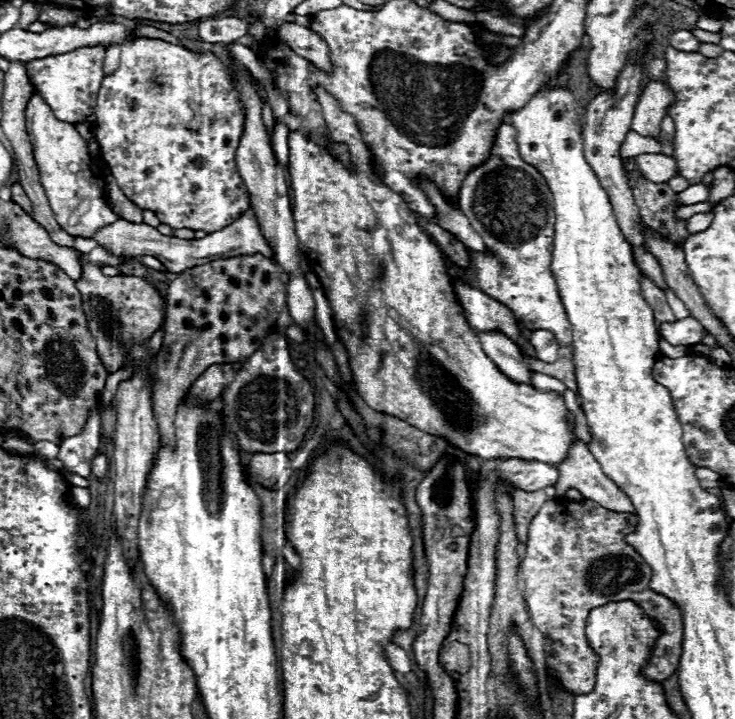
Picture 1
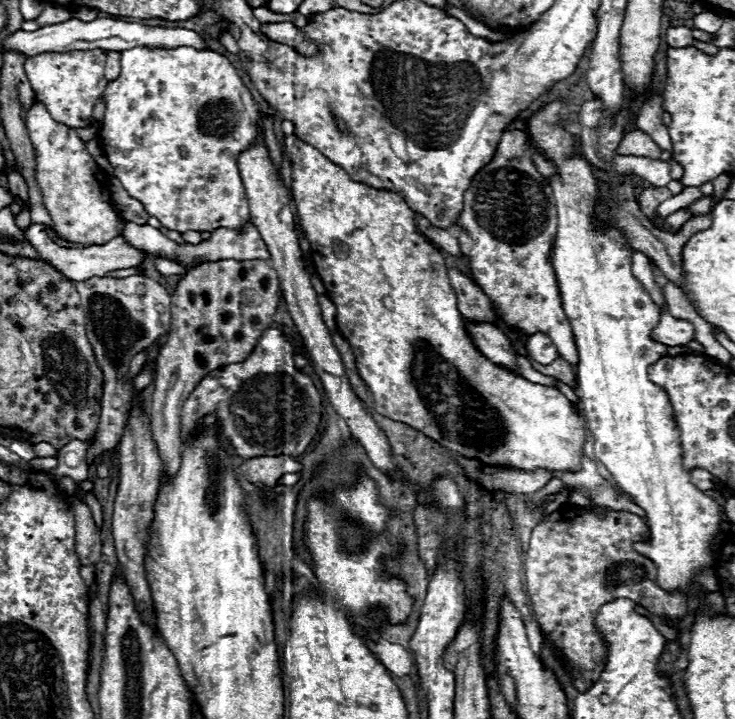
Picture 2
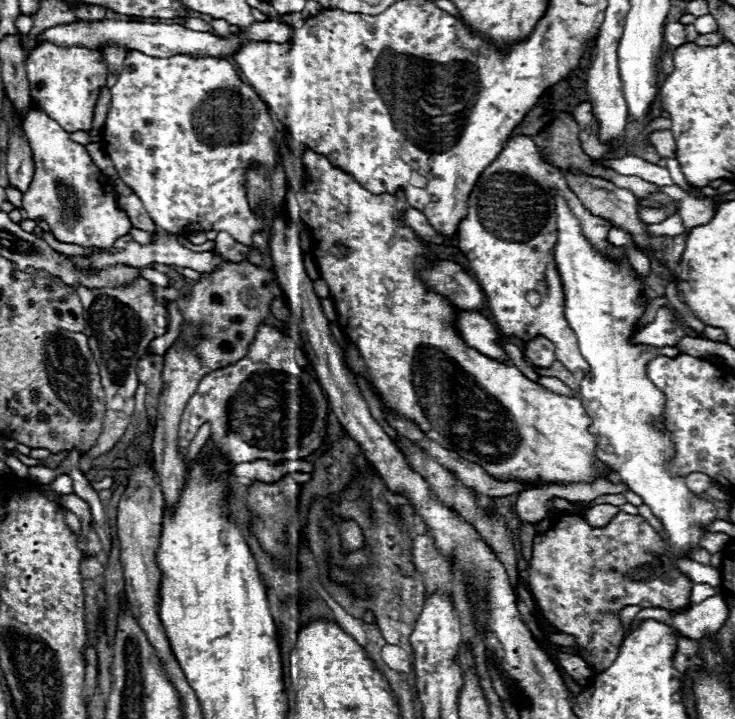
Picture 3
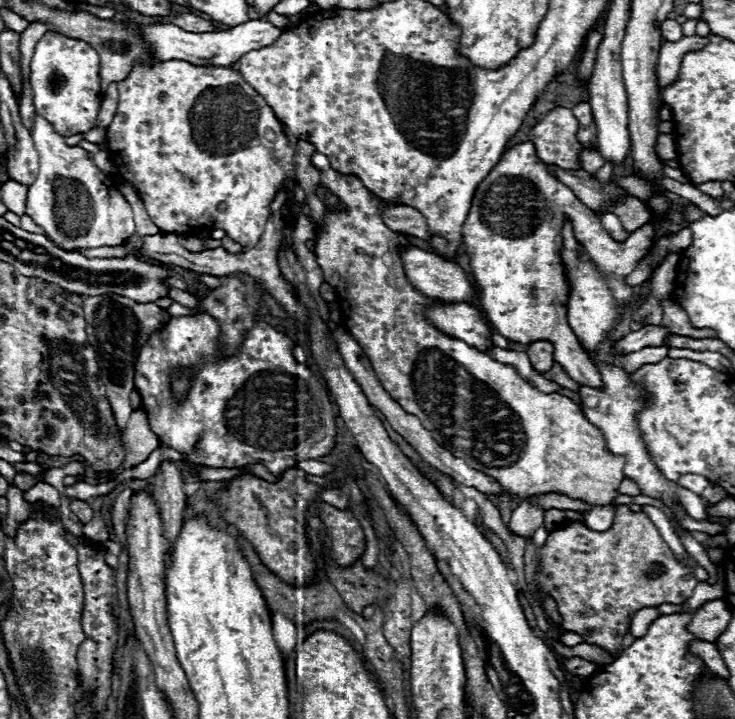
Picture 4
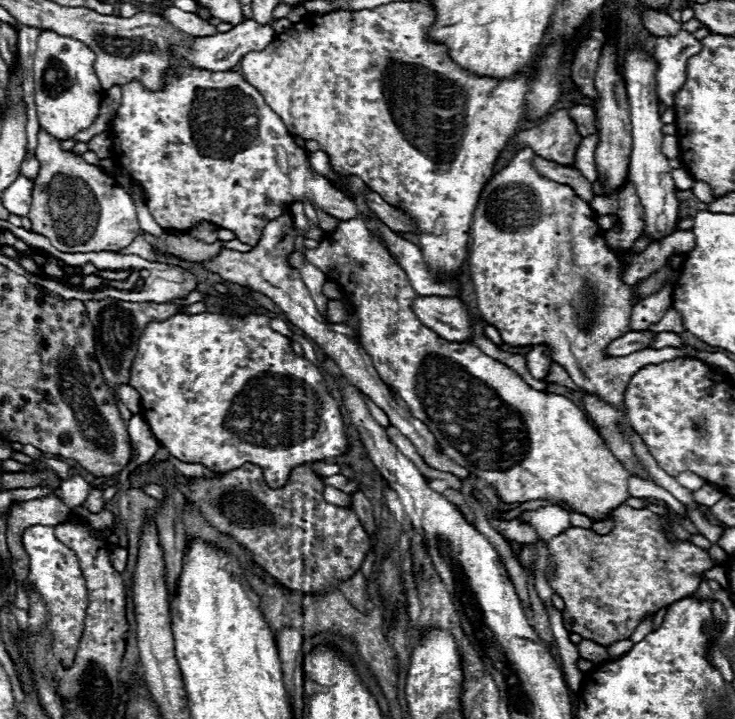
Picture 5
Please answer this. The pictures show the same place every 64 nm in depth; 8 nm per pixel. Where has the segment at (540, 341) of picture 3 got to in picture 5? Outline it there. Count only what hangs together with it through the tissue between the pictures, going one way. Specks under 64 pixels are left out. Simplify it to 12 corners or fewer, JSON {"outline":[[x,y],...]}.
{"outline":[[532,346],[526,354],[528,370],[544,380],[552,366],[548,346]]}

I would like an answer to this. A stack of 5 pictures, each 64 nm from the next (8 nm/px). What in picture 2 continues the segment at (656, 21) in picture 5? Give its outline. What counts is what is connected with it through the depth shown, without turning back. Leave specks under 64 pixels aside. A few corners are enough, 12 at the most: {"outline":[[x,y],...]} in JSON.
{"outline":[[676,26],[666,32],[672,48],[694,46],[690,28]]}

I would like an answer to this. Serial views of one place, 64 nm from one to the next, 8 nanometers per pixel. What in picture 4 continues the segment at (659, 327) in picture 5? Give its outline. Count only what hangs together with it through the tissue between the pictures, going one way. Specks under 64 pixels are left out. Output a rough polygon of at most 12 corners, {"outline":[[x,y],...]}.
{"outline":[[662,300],[664,324],[680,336],[716,338],[712,330],[696,330],[686,312]]}

